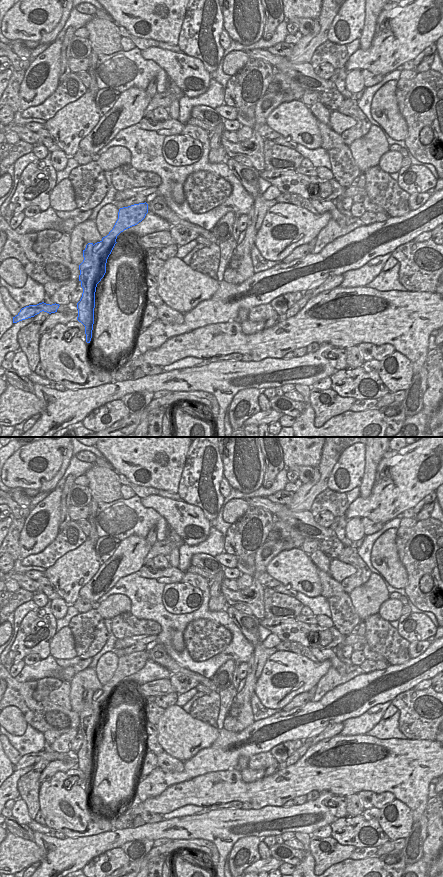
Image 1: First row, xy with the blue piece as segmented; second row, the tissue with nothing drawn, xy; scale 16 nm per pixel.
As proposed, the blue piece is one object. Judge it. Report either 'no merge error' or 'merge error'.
merge error

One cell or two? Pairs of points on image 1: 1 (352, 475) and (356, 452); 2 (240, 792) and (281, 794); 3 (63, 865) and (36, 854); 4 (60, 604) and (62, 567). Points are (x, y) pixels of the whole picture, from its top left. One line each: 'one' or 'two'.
1: one
2: one
3: two
4: two

